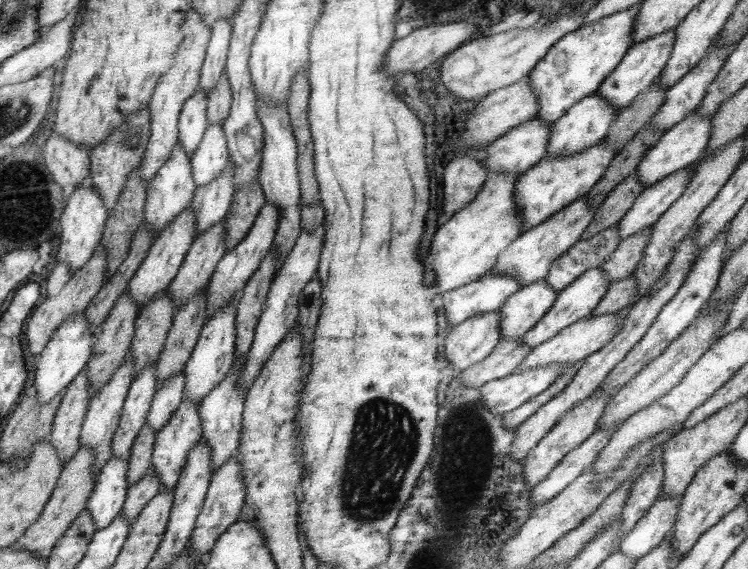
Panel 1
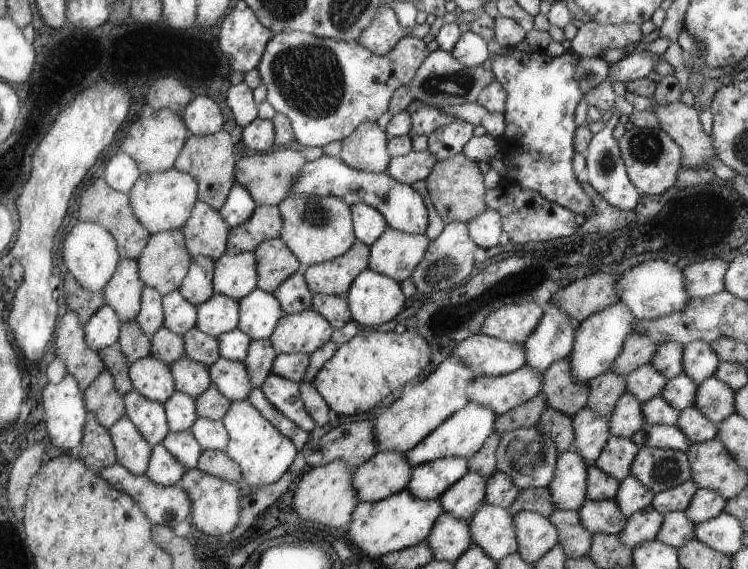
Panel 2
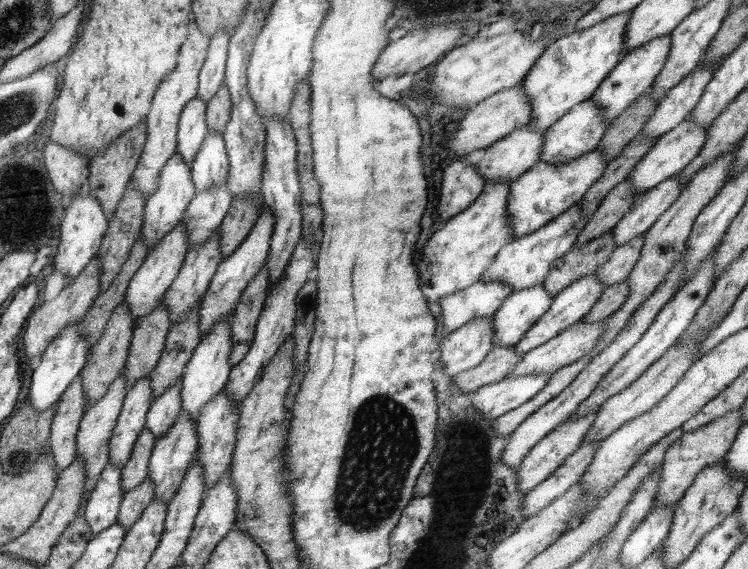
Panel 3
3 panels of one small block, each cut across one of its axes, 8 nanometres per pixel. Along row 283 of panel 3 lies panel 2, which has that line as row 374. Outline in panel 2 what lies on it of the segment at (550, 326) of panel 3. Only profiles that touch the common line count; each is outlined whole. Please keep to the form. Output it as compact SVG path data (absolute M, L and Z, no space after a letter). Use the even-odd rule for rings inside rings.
M618 300L610 308L592 314L584 322L579 323L575 334L575 348L567 358L576 382L588 382L607 373L623 352L627 338L635 331L636 322L636 315L628 310L626 303Z

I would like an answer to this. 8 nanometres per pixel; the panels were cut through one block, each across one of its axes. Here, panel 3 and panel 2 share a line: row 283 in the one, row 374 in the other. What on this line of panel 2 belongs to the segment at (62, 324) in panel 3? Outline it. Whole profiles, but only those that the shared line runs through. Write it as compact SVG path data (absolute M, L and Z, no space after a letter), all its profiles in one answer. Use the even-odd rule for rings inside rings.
M67 311L60 318L54 342L56 356L64 359L68 375L78 379L80 390L94 384L104 369L103 357L88 346L83 326L79 314Z

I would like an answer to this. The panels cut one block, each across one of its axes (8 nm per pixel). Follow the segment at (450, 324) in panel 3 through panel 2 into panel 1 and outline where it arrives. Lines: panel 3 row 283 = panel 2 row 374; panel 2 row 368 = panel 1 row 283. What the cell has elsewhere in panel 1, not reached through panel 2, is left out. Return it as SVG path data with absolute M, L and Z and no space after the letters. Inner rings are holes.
M490 270L478 281L442 293L439 299L451 328L477 314L499 310L519 289L519 282L511 274Z

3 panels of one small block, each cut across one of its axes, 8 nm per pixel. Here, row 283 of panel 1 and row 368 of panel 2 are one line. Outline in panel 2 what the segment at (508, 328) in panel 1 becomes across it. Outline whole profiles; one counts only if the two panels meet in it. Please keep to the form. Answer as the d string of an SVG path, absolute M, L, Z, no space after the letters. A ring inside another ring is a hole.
M552 304L535 332L522 343L527 351L526 366L544 374L556 362L568 358L575 348L577 329L578 324L572 322L559 306Z

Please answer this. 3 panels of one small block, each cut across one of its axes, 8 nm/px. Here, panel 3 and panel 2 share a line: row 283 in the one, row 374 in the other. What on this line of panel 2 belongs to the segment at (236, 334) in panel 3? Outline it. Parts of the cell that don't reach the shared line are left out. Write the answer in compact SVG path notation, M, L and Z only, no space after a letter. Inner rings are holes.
M270 339L253 340L250 343L244 366L246 366L253 388L260 387L271 373L270 370L272 370L276 355L276 349L272 348Z

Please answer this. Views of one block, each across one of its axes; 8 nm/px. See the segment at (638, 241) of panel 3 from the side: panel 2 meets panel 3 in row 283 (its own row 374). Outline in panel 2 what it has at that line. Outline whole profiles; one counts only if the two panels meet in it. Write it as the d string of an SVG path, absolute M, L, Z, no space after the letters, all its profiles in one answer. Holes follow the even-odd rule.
M608 371L587 382L588 400L586 408L594 414L609 418L616 406L616 402L626 392L626 381L622 376Z

